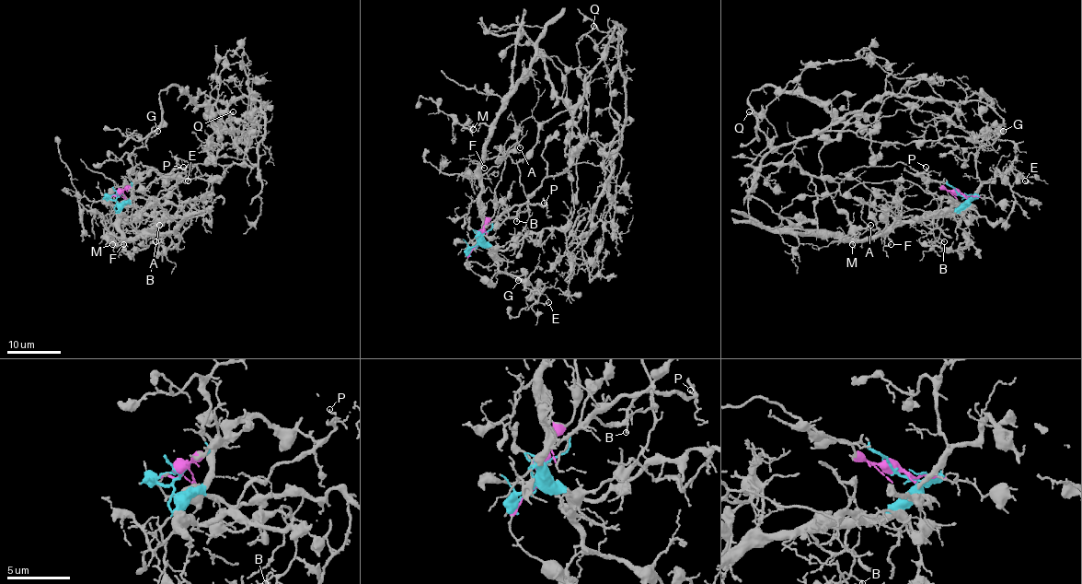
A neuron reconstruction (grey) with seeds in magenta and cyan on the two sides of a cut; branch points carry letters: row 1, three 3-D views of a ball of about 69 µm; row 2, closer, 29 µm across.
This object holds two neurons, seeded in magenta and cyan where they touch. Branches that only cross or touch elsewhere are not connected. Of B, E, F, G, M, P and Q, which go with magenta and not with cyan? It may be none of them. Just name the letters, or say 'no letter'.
B, Q

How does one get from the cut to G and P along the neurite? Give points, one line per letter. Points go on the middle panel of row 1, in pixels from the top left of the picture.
G: (479, 239), (477, 243), (485, 243), (493, 251), (493, 257), (490, 254), (505, 261), (507, 272), (519, 280)
P: (479, 239), (477, 243), (478, 236), (501, 216), (511, 218), (524, 204), (546, 204), (544, 203)

